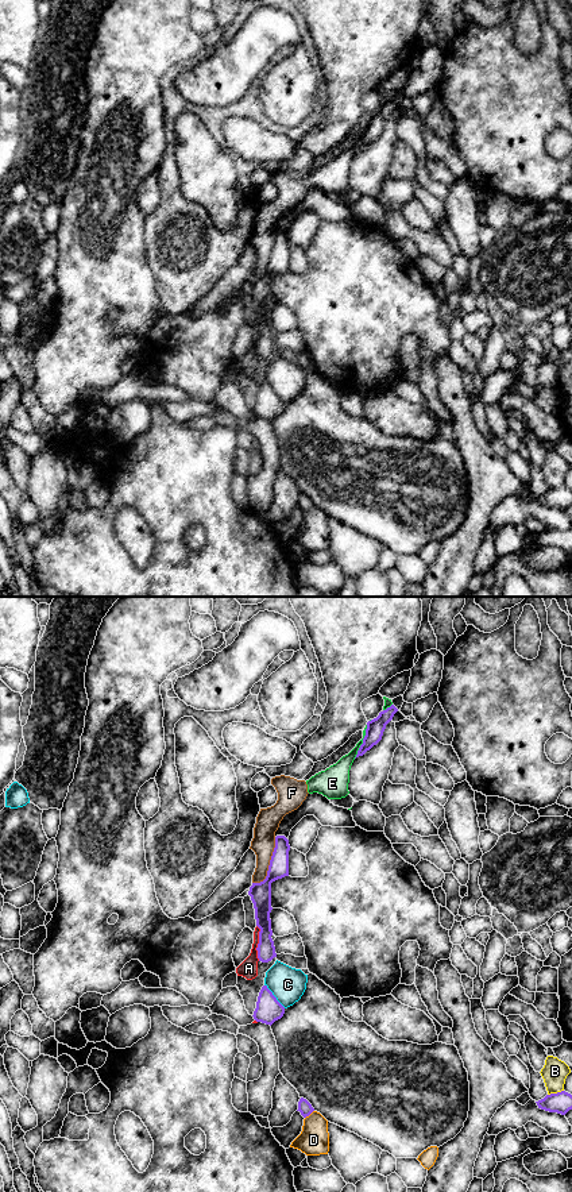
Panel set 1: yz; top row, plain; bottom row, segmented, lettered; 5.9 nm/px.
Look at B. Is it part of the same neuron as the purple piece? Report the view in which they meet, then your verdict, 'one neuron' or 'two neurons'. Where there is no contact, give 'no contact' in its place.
yz | two neurons

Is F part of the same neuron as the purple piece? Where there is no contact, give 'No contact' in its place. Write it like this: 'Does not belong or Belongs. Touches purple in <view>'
Does not belong. Touches purple in yz

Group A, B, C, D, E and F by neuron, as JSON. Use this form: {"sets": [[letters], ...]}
{"sets": [["A", "E", "F"], ["B"], ["C"], ["D"]]}

